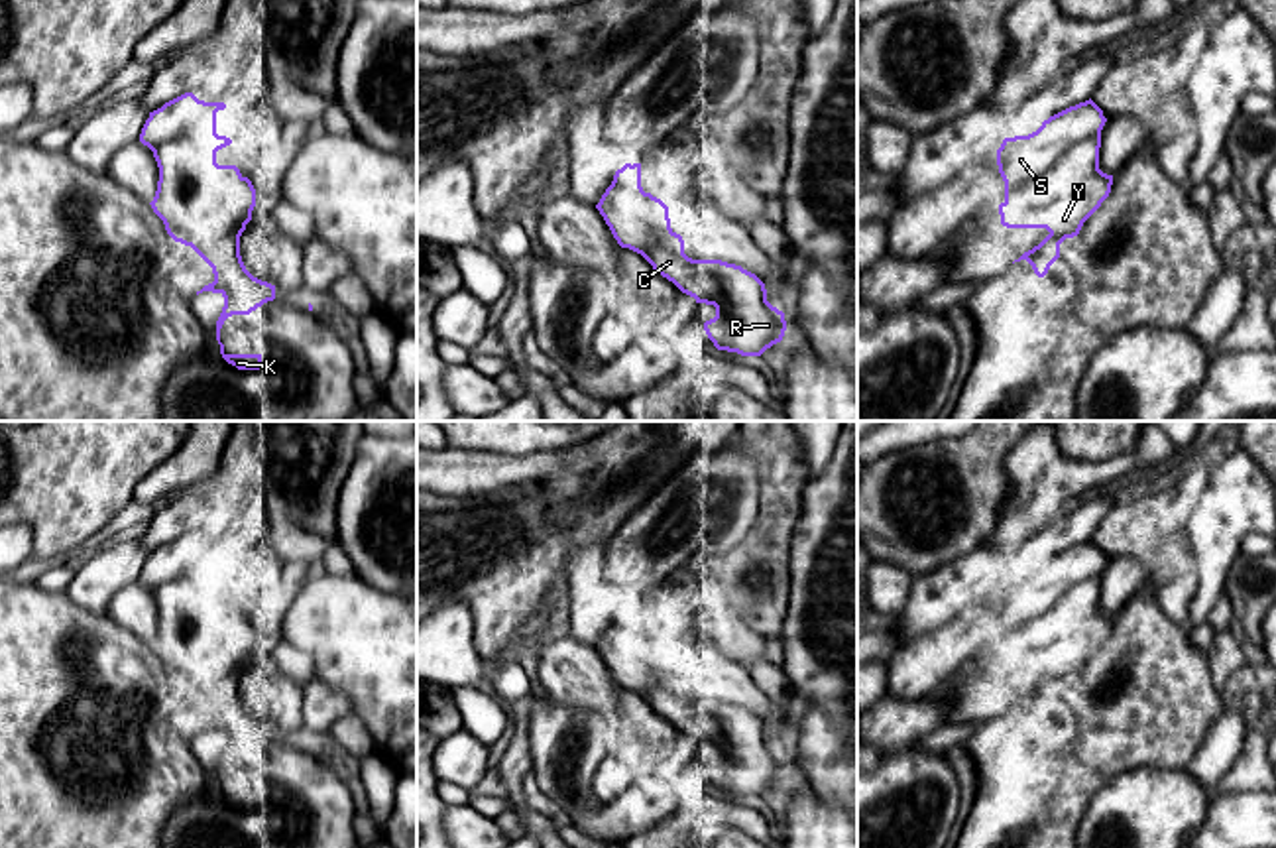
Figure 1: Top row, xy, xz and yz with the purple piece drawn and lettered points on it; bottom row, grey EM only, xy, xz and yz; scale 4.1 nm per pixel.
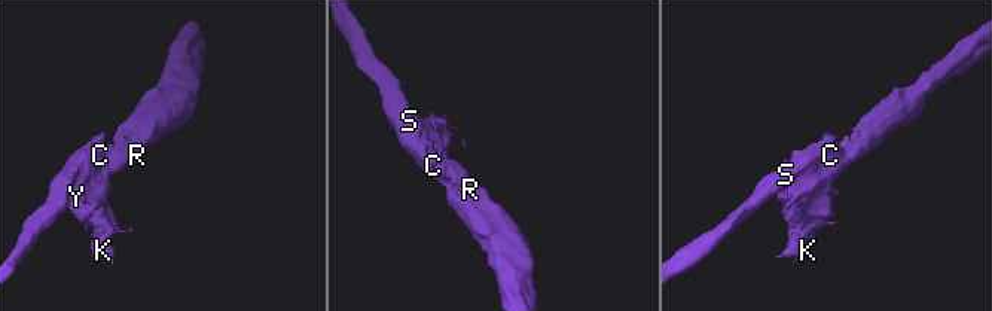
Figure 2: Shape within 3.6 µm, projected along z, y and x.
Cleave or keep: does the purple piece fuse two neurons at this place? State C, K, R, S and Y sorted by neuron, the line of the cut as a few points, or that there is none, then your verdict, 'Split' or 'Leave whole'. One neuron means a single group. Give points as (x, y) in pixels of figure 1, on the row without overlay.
Groups: C K R S Y. No split. Leave whole

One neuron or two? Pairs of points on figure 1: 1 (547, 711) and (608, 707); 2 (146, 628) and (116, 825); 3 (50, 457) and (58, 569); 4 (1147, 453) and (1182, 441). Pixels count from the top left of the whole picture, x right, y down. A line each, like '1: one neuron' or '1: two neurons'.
1: two neurons
2: two neurons
3: two neurons
4: two neurons

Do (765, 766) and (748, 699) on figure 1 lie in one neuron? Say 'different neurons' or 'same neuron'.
same neuron

